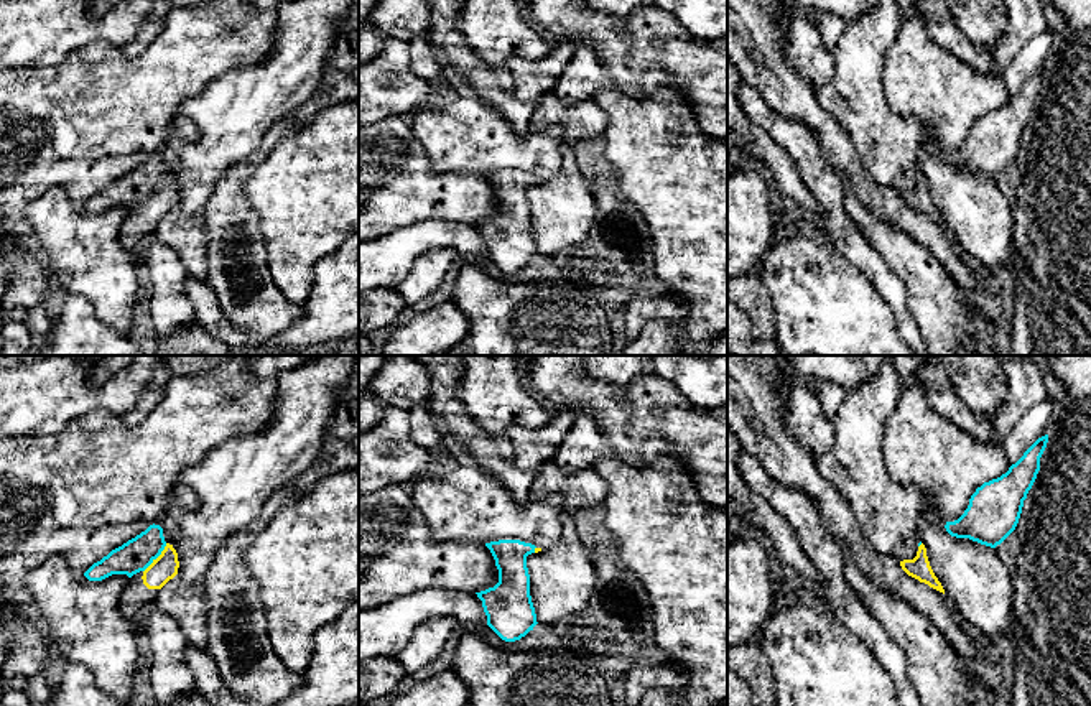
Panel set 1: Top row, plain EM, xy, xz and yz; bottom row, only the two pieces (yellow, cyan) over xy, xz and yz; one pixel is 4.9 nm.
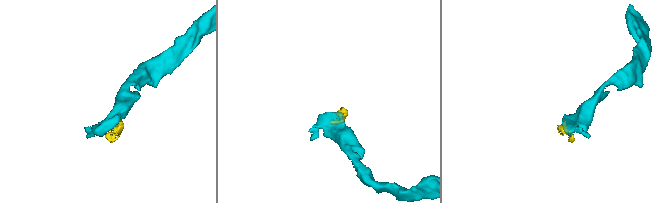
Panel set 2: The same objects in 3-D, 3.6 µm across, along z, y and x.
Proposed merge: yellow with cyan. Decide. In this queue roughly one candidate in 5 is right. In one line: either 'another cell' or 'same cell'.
same cell

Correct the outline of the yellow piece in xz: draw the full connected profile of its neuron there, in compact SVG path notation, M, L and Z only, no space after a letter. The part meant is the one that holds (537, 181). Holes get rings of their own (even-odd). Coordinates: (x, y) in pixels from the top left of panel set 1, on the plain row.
M499 171L485 178L495 191L499 214L476 225L482 232L487 257L505 273L520 272L538 255L530 227L527 188L541 179L520 171Z

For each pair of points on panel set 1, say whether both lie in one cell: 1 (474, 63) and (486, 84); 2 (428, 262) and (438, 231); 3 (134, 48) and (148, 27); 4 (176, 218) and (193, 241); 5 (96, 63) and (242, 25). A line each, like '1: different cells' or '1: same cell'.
1: same cell
2: different cells
3: same cell
4: same cell
5: same cell

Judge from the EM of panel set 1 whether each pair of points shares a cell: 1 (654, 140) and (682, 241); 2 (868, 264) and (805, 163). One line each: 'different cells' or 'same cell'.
1: same cell
2: same cell

